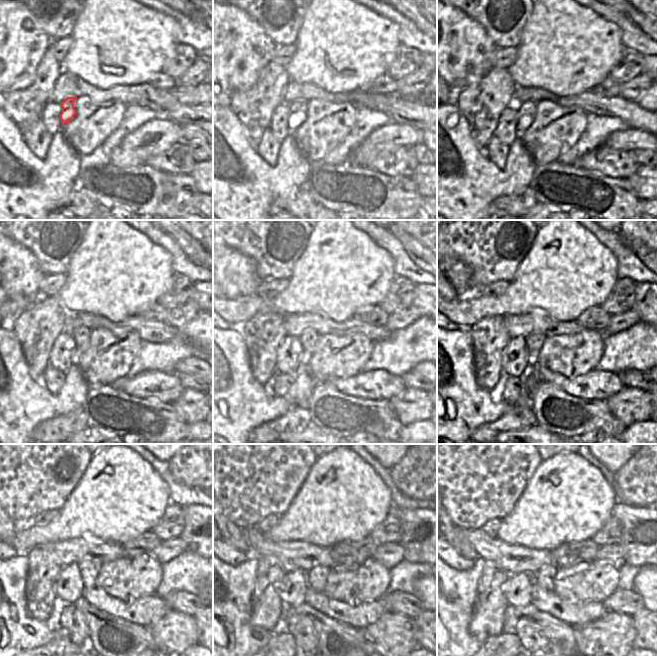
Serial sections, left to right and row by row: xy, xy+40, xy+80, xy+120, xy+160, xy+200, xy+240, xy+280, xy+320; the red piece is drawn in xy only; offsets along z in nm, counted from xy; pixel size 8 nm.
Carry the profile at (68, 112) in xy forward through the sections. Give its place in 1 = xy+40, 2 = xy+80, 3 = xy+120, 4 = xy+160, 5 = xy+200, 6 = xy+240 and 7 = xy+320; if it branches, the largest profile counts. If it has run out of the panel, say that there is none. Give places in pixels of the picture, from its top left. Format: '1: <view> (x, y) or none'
1: xy+40 (297, 116)
2: xy+80 (526, 111)
3: xy+120 (81, 335)
4: xy+160 (308, 339)
5: xy+200 (534, 342)
6: xy+240 (89, 570)
7: xy+320 (544, 577)

